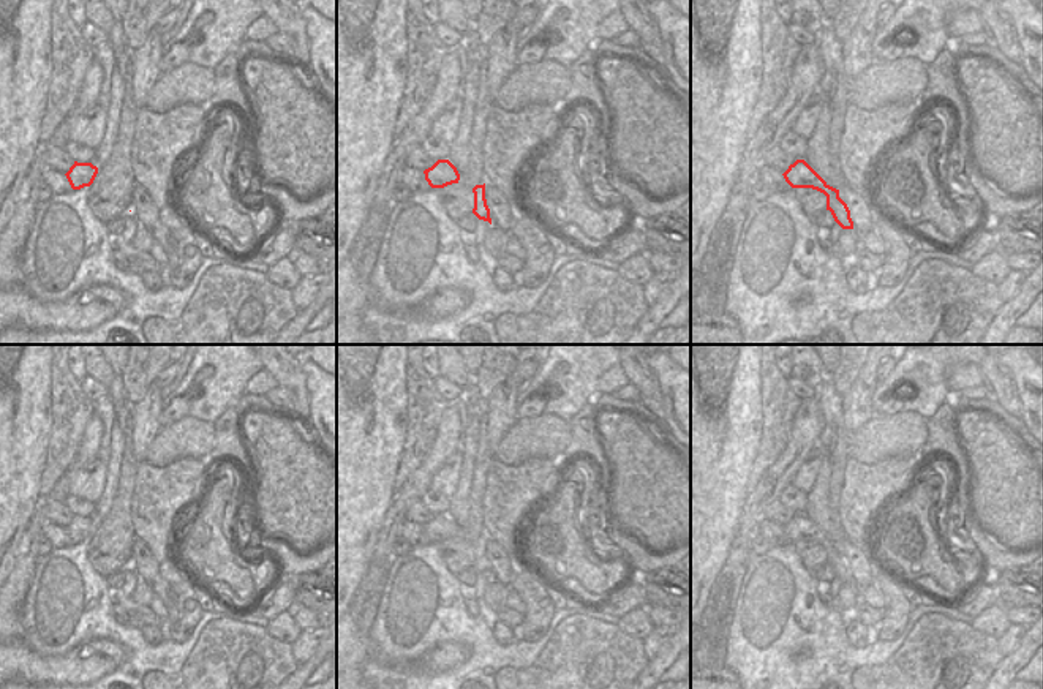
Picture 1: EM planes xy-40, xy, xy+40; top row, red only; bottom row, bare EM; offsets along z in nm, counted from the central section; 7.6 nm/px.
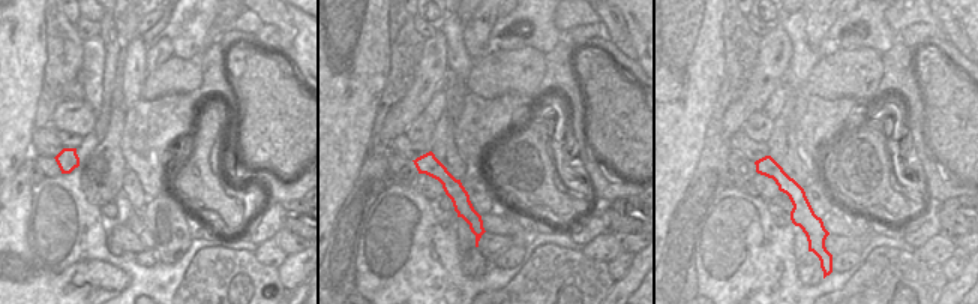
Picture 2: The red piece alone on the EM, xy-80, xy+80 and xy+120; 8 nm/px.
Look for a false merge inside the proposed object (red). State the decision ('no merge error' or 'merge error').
merge error

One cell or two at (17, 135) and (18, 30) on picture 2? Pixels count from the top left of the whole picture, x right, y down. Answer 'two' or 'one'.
one

